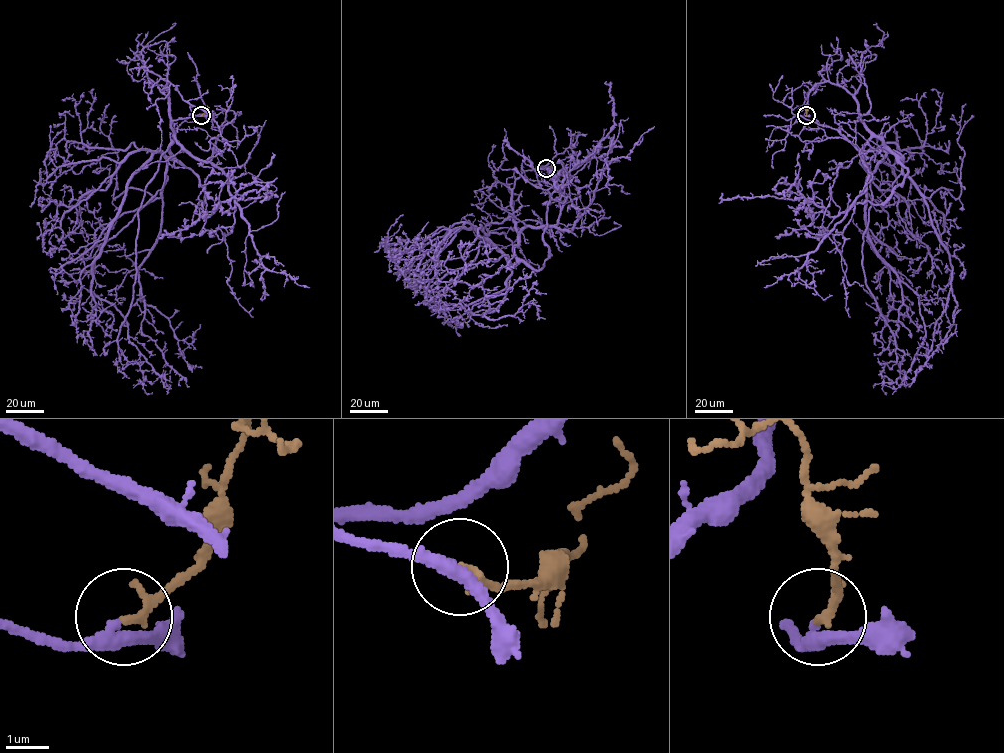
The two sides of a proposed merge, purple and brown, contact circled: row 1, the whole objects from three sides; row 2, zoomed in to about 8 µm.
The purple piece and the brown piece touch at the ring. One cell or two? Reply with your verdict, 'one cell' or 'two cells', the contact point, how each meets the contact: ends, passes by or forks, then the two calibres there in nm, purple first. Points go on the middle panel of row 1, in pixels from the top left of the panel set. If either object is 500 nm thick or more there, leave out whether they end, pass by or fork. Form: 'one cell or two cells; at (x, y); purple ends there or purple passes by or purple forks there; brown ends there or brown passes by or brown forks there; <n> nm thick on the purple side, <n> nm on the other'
one cell; at (546, 168); purple passes by; brown passes by; 320 nm thick on the purple side, 140 nm on the other

